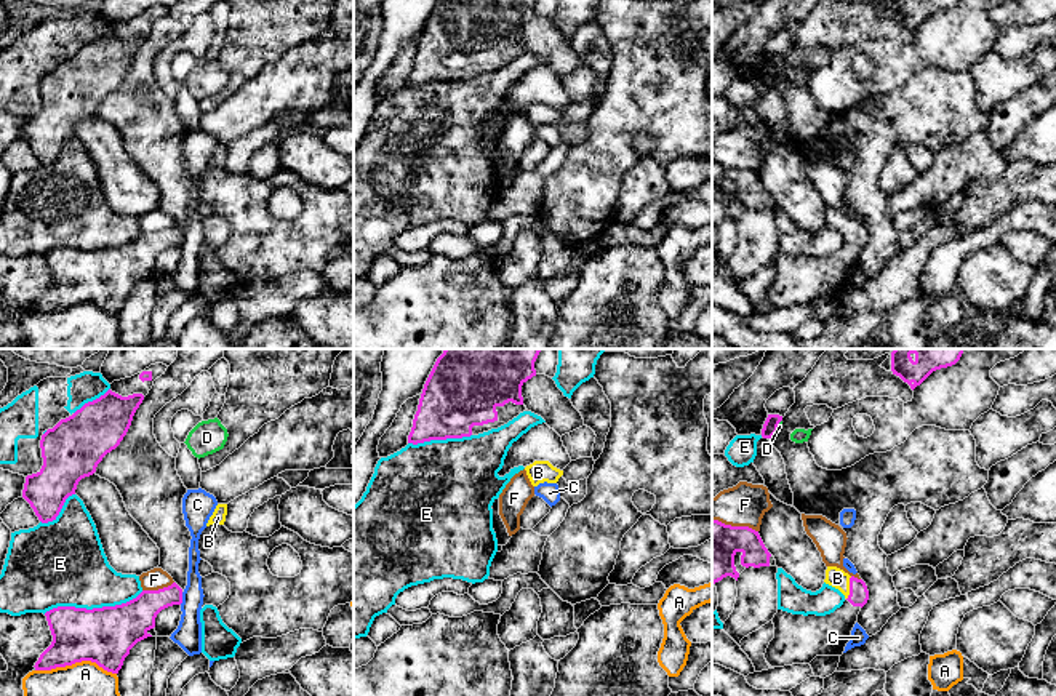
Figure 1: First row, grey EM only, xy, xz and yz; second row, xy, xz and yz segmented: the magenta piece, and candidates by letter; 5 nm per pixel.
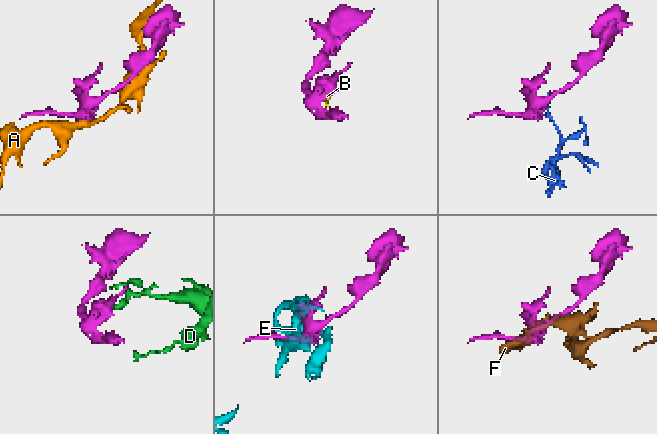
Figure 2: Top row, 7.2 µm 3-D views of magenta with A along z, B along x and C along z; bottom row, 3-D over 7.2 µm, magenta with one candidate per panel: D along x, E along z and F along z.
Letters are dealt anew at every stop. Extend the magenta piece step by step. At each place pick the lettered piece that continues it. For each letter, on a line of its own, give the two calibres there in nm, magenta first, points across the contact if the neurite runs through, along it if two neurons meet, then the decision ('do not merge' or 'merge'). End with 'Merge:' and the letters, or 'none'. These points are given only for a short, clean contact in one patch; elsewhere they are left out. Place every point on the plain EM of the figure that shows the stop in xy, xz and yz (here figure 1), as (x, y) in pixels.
A: calibres 280 and 420 nm; do not merge
B: calibres 100 and 100 nm; merge
C: calibres 180 and 140 nm; border xy (183, 234), (180, 245); do not merge
D: calibres 80 and 20 nm; do not merge
E: calibres 280 and 400 nm; do not merge
F: calibres 220 and 110 nm; do not merge
Merge: B

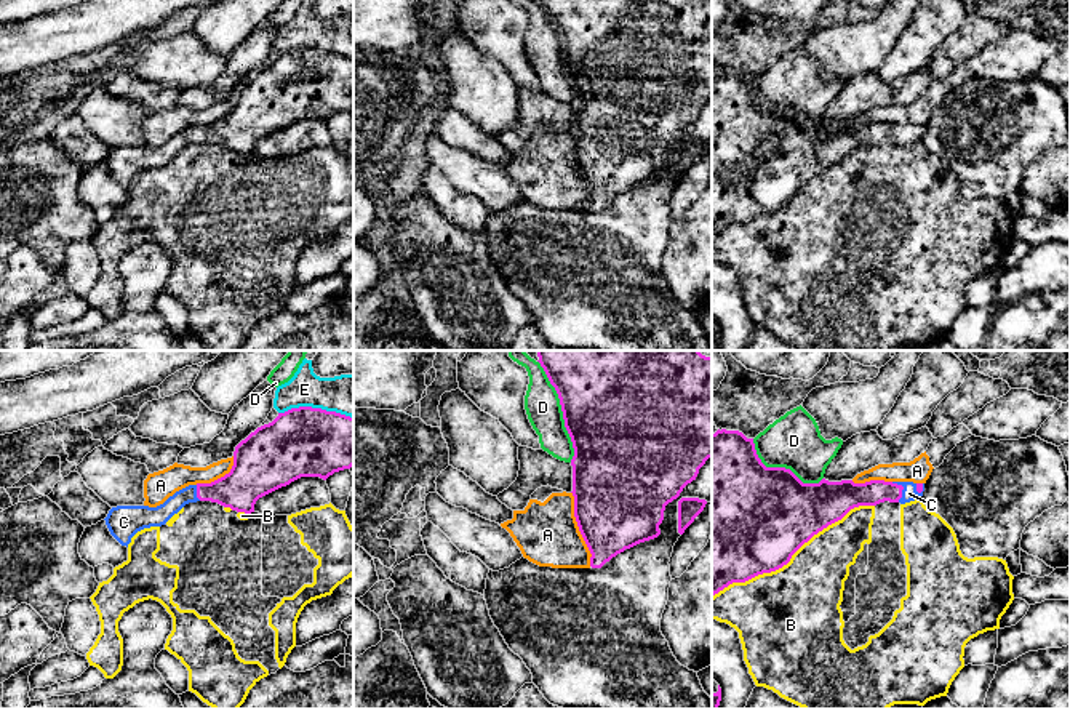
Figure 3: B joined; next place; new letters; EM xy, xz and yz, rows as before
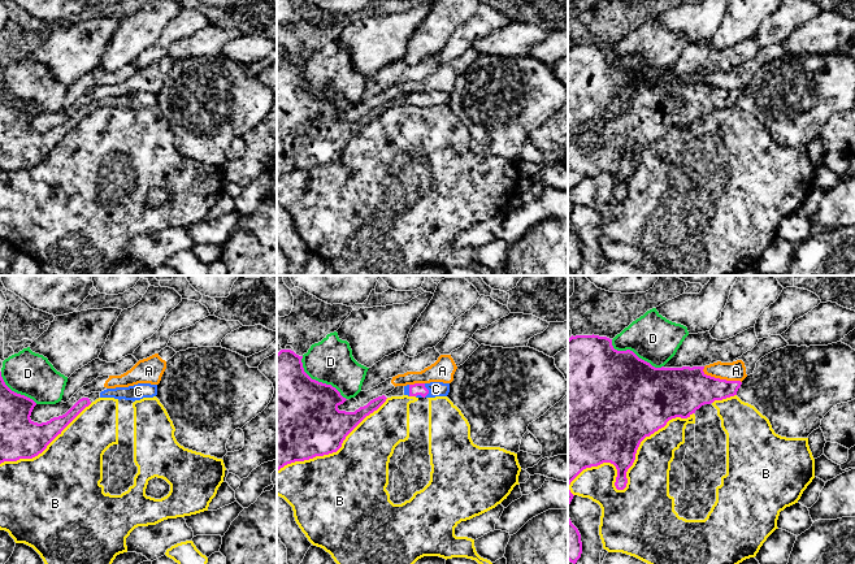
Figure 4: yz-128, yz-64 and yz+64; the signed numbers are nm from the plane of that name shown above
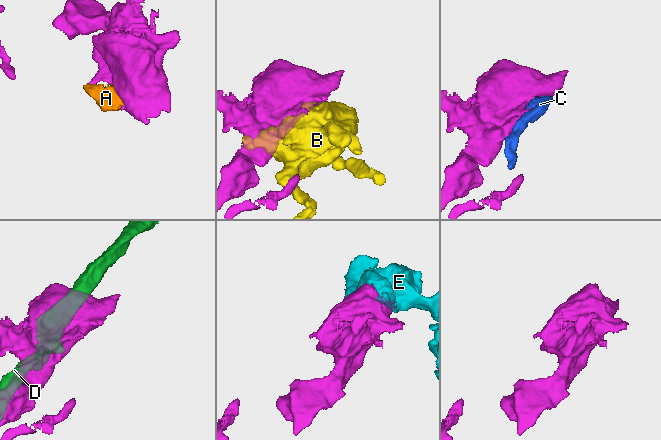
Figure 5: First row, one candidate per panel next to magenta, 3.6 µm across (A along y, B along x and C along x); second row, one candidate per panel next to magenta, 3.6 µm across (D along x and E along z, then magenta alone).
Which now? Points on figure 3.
A: calibres 460 and 320 nm; do not merge
B: calibres 500 and 400 nm; do not merge
C: calibres 130 and 80 nm; merge
D: calibres 500 and 180 nm; do not merge
E: calibres 360 and 200 nm; do not merge
Merge: C

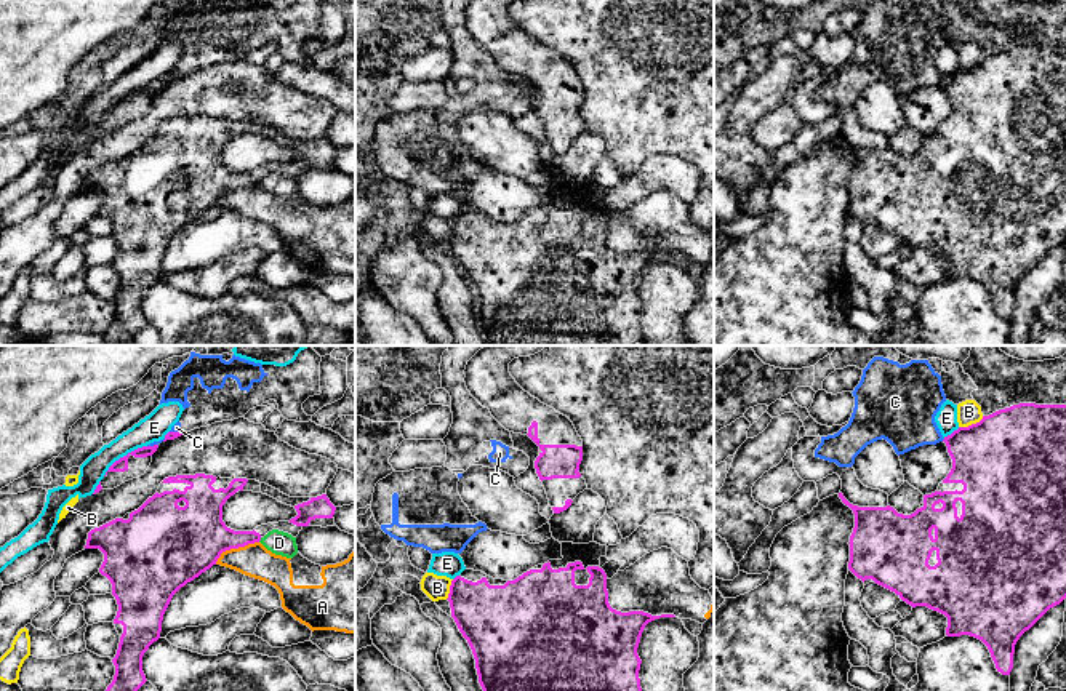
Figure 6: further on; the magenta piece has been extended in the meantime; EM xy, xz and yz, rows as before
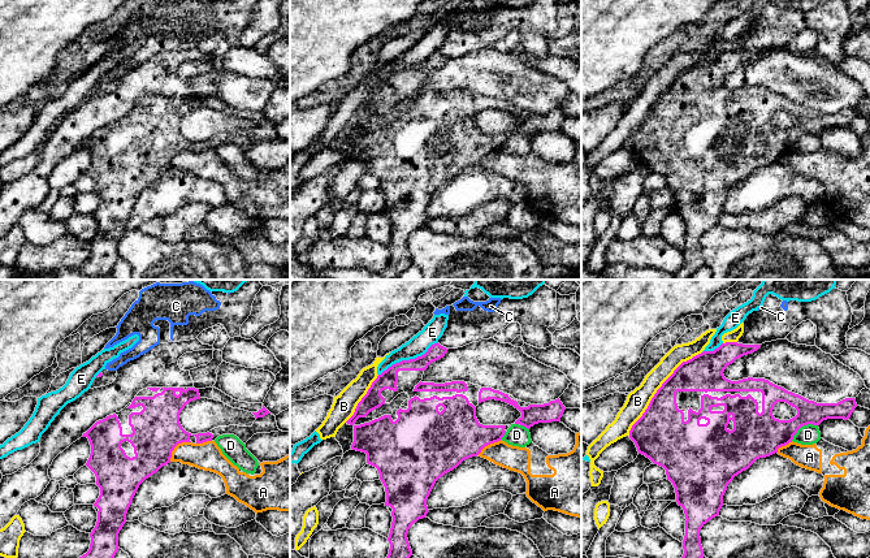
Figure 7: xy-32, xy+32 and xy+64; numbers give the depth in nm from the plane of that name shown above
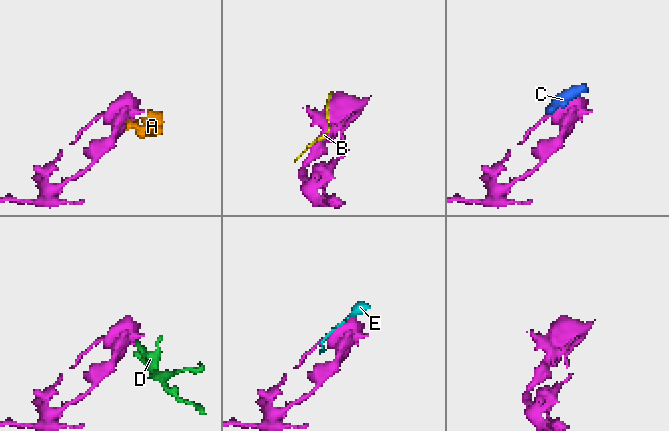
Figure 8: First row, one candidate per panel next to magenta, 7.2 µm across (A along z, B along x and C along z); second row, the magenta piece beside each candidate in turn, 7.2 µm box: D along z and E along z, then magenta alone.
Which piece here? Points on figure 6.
A: calibres 360 and 170 nm; do not merge
B: calibres 480 and 120 nm; do not merge
C: calibres 50 and 50 nm; border xy (170, 72), (180, 74); do not merge
D: calibres 200 and 120 nm; border xy (261, 179), (258, 183); do not merge
E: calibres 60 and 140 nm; do not merge
Merge: none

